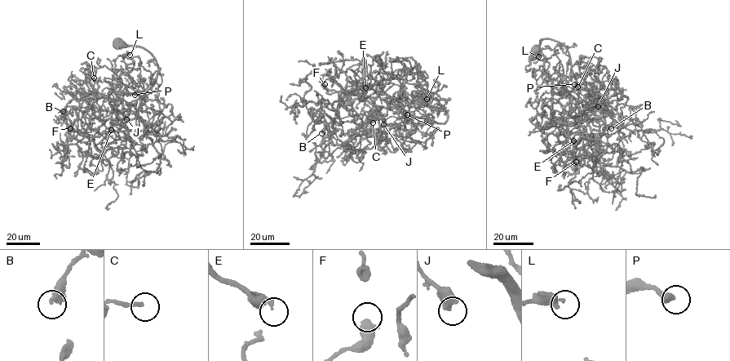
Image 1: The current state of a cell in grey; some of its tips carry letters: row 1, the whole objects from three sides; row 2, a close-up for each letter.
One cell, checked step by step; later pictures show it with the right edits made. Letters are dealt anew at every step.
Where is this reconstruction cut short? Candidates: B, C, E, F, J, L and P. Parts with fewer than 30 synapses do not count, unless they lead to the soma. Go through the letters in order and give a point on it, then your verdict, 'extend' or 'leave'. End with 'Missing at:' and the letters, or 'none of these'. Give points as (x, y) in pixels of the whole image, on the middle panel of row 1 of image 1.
B: at (321, 133); leave
C: at (373, 122); extend
E: at (365, 87); leave
F: at (325, 84); leave
J: at (383, 124); leave
L: at (426, 99); leave
P: at (407, 114); extend
Missing at: C, P

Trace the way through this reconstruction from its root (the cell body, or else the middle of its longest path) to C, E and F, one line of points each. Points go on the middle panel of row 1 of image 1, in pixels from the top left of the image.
C: (421, 100), (444, 109), (446, 120), (413, 117), (366, 135), (368, 121), (384, 121), (365, 133), (373, 122)
E: (421, 100), (444, 109), (446, 120), (413, 117), (366, 135), (374, 106), (364, 98), (362, 82), (365, 87)
F: (421, 100), (444, 109), (446, 120), (413, 117), (366, 135), (374, 106), (352, 101), (328, 73), (325, 84)

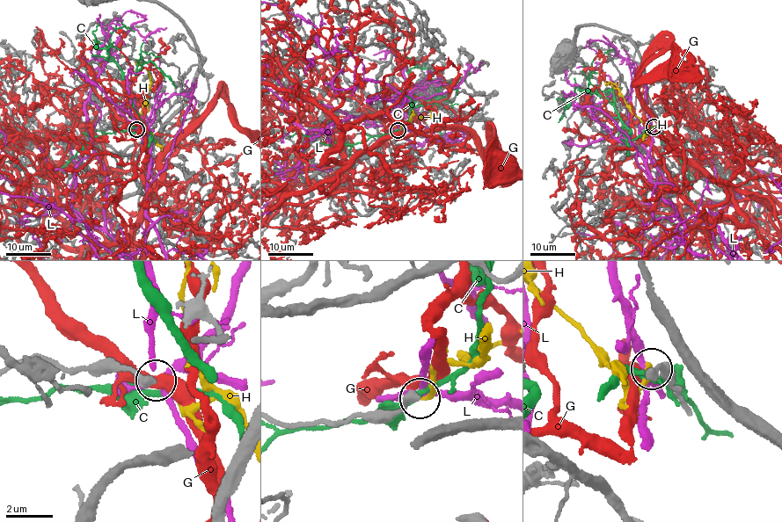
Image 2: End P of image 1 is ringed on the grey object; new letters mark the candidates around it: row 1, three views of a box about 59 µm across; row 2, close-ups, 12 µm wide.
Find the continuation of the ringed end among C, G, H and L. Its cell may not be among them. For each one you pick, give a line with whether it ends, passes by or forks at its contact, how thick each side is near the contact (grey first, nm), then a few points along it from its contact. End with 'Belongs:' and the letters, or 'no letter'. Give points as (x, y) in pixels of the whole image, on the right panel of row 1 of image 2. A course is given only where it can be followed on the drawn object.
H: It ends there. Thickness 360 nm (grey) against 200 nm. Its course: (653, 126), (649, 131), (624, 103), (618, 88), (610, 83), (605, 83)
Belongs: H

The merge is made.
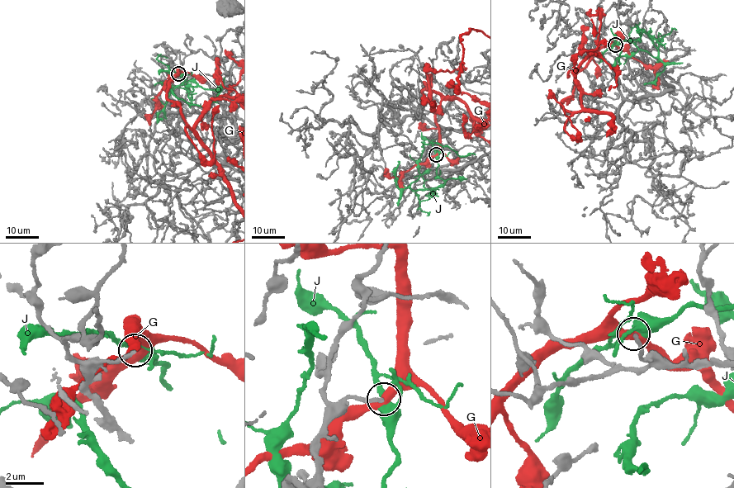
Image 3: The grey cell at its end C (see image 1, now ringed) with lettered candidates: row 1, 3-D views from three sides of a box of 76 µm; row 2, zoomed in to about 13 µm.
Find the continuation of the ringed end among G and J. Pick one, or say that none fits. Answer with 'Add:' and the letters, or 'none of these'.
Add: none of these

